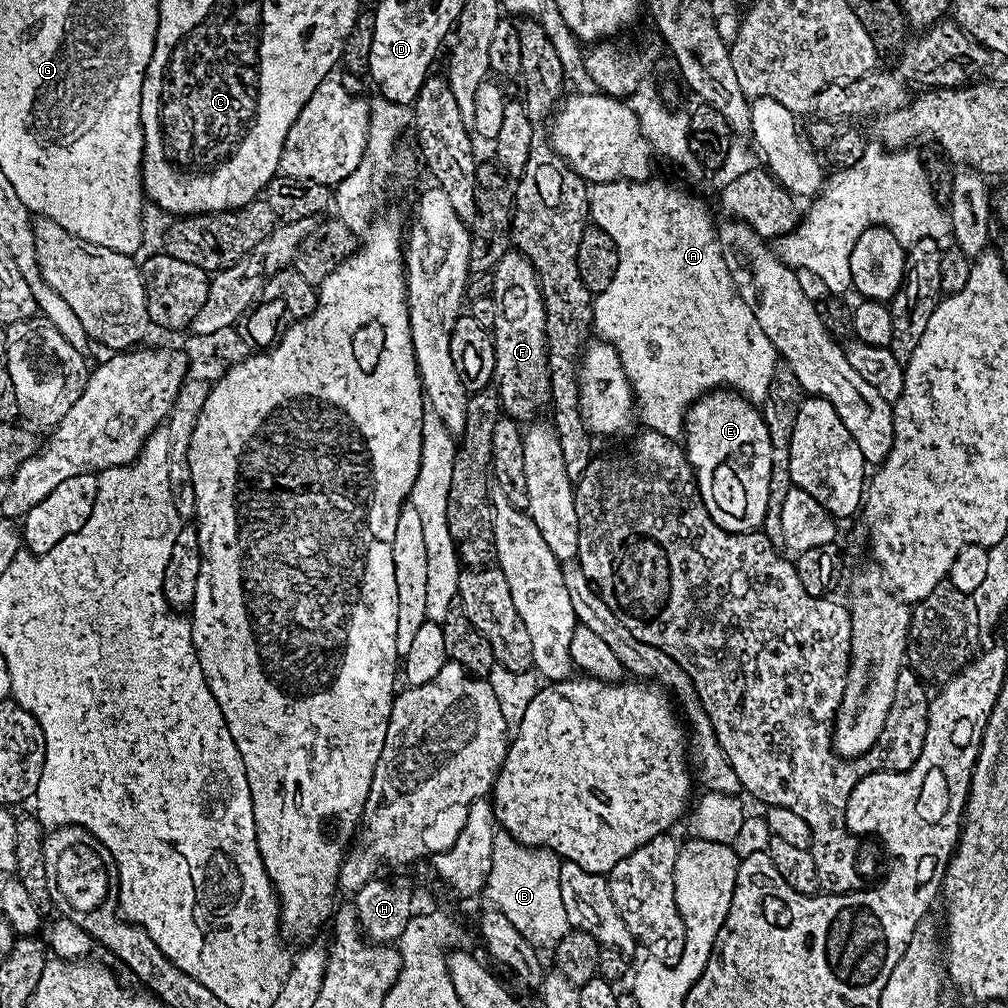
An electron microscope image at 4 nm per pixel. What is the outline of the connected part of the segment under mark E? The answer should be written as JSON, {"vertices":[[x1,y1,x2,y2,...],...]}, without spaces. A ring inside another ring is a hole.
{"vertices":[[717,390,701,396,688,410,682,433,682,444,692,463,696,475,696,484,700,487,702,502,727,532,751,532,764,523,768,495,770,494,770,434,759,407,753,406,731,390]]}

